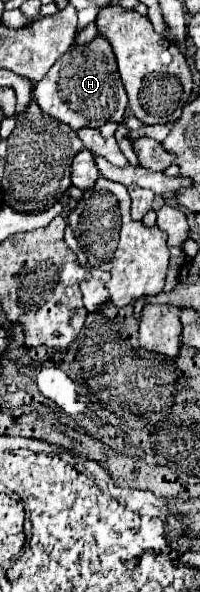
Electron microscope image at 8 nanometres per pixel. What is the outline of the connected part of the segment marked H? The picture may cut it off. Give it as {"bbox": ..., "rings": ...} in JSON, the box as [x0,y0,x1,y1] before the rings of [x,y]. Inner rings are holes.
{"bbox":[32,36,128,130],"rings":[[[96,36],[86,46],[72,48],[70,54],[66,52],[48,70],[48,74],[40,82],[36,82],[32,90],[32,98],[38,102],[44,114],[68,124],[72,130],[78,130],[84,126],[100,128],[110,120],[120,122],[128,106],[126,90],[118,76],[114,52],[110,52],[110,44],[106,44],[102,36]]]}

